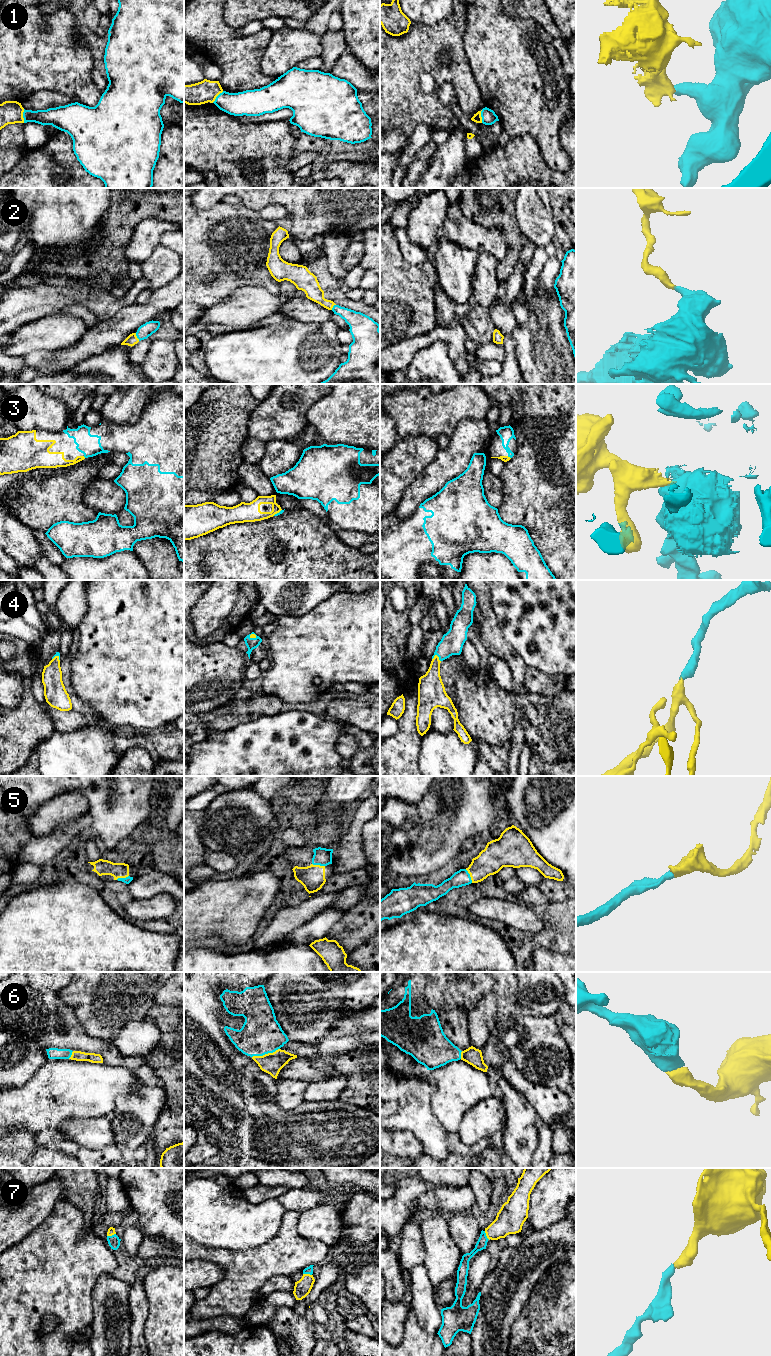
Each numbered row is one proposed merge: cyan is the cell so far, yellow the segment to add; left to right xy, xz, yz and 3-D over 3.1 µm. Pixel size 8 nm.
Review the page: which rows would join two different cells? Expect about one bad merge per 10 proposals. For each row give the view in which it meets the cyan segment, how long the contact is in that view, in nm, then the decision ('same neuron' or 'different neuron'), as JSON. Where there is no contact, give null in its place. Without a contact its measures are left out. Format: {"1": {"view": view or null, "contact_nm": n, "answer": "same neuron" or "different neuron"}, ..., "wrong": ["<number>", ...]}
{"1": {"view": "xy", "contact_nm": 110, "answer": "same neuron"}, "2": {"view": "xy", "contact_nm": 70, "answer": "same neuron"}, "3": {"view": "xz", "contact_nm": 90, "answer": "same neuron"}, "4": {"view": "yz", "contact_nm": 80, "answer": "same neuron"}, "5": {"view": "yz", "contact_nm": 130, "answer": "same neuron"}, "6": {"view": "xz", "contact_nm": 240, "answer": "same neuron"}, "7": {"view": "xy", "contact_nm": 80, "answer": "same neuron"}, "wrong": []}

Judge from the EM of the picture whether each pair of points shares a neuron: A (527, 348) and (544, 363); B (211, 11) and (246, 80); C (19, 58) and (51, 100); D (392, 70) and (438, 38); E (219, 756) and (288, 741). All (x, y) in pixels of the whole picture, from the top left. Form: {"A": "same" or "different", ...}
{"A": "same", "B": "same", "C": "different", "D": "same", "E": "same"}

